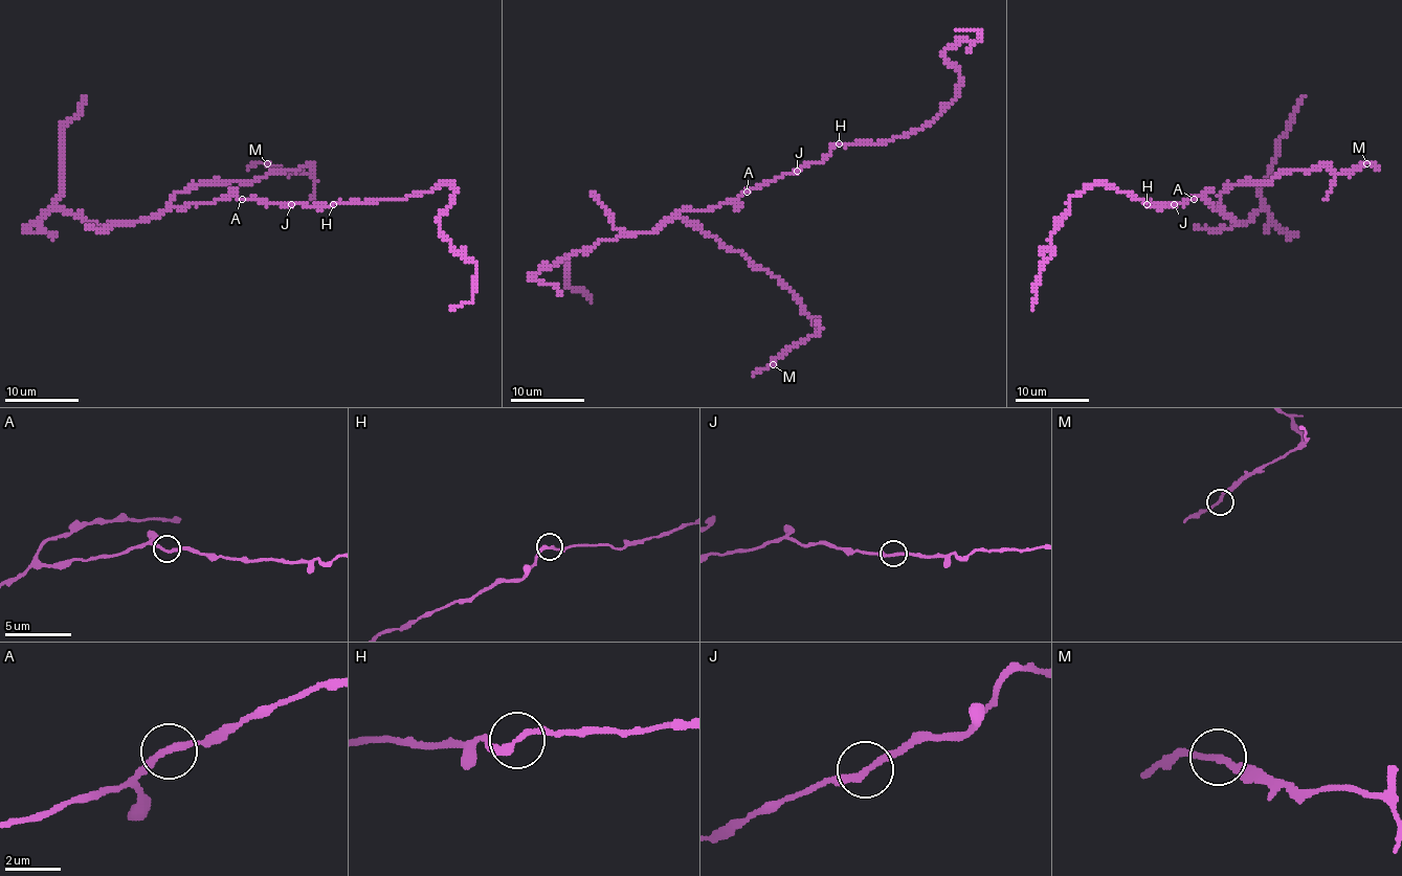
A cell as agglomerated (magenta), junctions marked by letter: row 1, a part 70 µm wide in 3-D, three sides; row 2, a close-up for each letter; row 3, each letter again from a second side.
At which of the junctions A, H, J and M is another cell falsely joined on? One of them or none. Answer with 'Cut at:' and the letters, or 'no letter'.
Cut at: no letter

